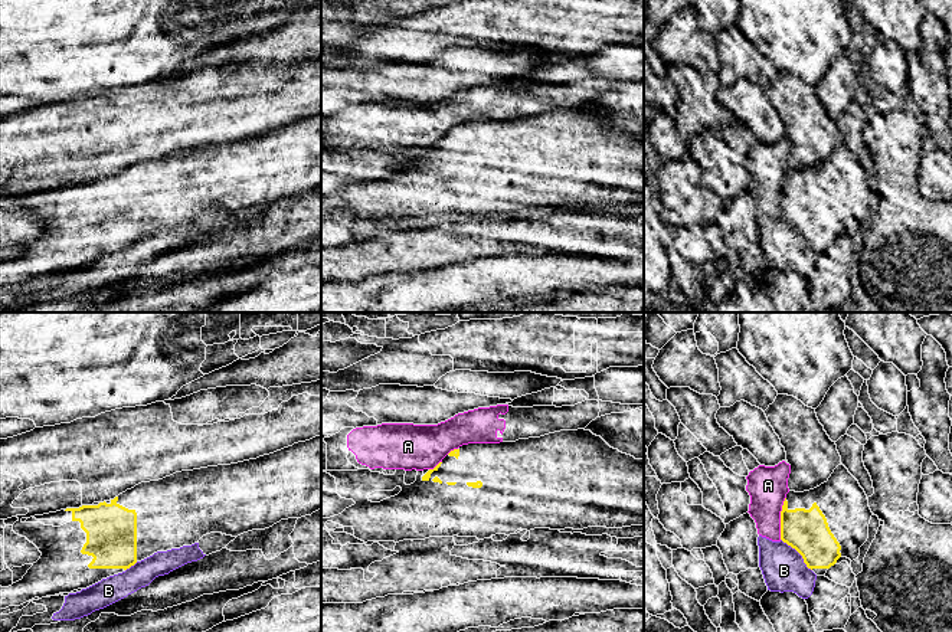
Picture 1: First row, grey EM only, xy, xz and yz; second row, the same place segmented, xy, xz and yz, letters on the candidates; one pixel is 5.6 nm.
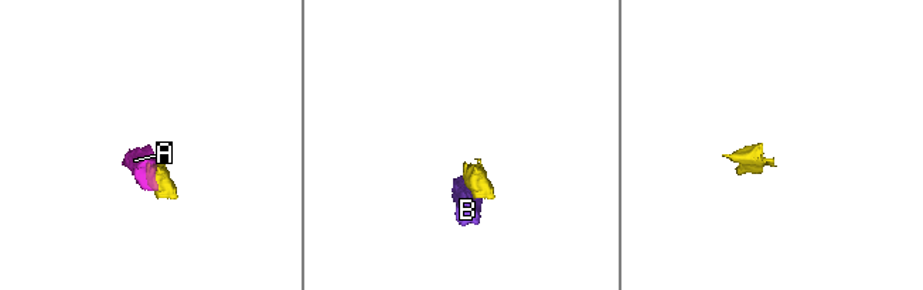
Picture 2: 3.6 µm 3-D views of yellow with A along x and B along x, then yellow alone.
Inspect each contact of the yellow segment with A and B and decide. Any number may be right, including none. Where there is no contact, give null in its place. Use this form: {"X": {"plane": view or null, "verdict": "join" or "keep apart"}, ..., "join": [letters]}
{"A": {"plane": "yz", "verdict": "keep apart"}, "B": {"plane": "yz", "verdict": "keep apart"}, "join": []}

